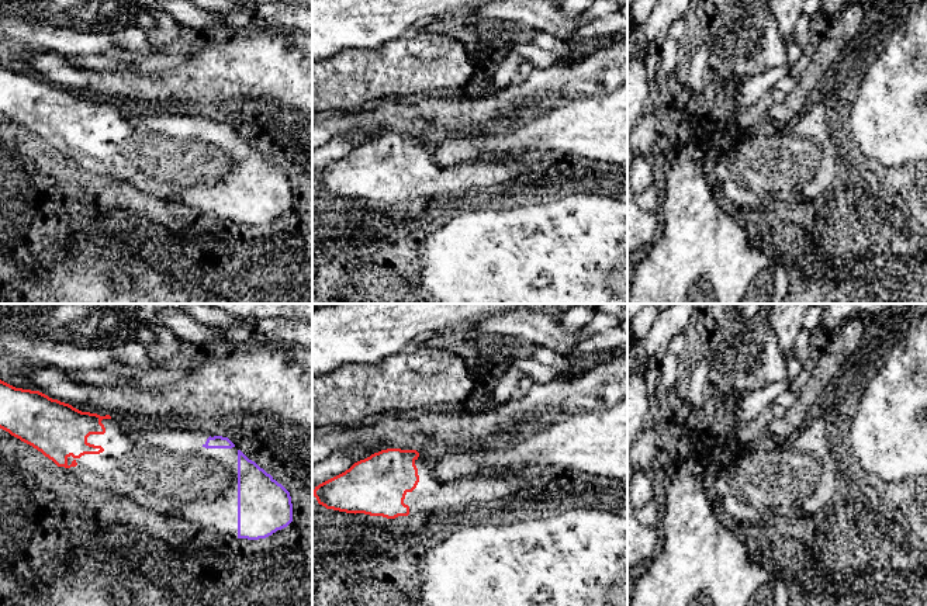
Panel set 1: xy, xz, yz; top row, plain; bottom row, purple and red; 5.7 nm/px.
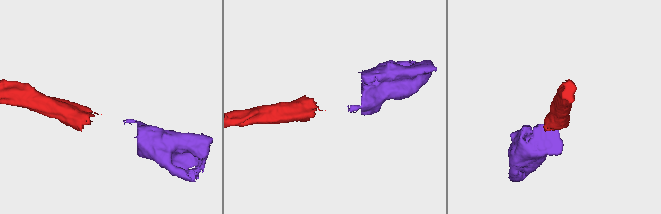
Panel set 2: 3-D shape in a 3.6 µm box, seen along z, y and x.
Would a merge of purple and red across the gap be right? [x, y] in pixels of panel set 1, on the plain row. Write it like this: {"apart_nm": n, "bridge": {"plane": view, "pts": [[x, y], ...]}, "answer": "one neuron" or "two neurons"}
{"apart_nm": 550, "bridge": {"plane": "xy", "pts": [[203, 130], [110, 103]]}, "answer": "one neuron"}

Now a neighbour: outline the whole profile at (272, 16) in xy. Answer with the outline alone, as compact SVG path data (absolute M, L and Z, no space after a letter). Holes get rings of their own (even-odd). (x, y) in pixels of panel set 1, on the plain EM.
M266 3L231 13L210 11L226 27L245 32L301 31L312 35L312 8Z

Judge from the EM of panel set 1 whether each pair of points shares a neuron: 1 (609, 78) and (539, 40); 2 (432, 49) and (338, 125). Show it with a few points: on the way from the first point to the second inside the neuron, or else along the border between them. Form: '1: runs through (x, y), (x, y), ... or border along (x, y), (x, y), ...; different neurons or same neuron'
1: border along (581, 58), (569, 63), (559, 63); different neurons
2: border along (350, 110), (357, 111); different neurons

